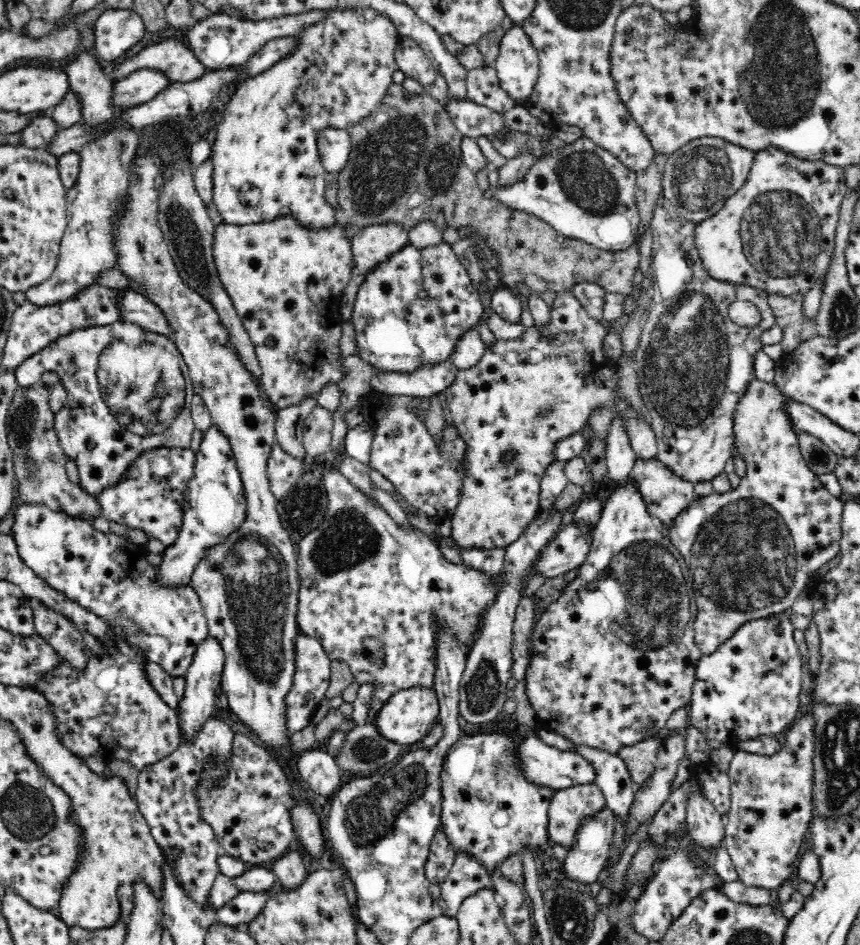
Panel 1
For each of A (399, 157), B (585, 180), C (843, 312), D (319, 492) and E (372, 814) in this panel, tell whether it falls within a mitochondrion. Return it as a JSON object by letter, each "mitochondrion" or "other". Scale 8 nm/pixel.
{"A":"mitochondrion","B":"mitochondrion","C":"mitochondrion","D":"mitochondrion","E":"mitochondrion"}

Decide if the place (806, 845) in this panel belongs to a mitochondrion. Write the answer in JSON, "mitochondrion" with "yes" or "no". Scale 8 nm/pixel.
{"mitochondrion":"no"}

